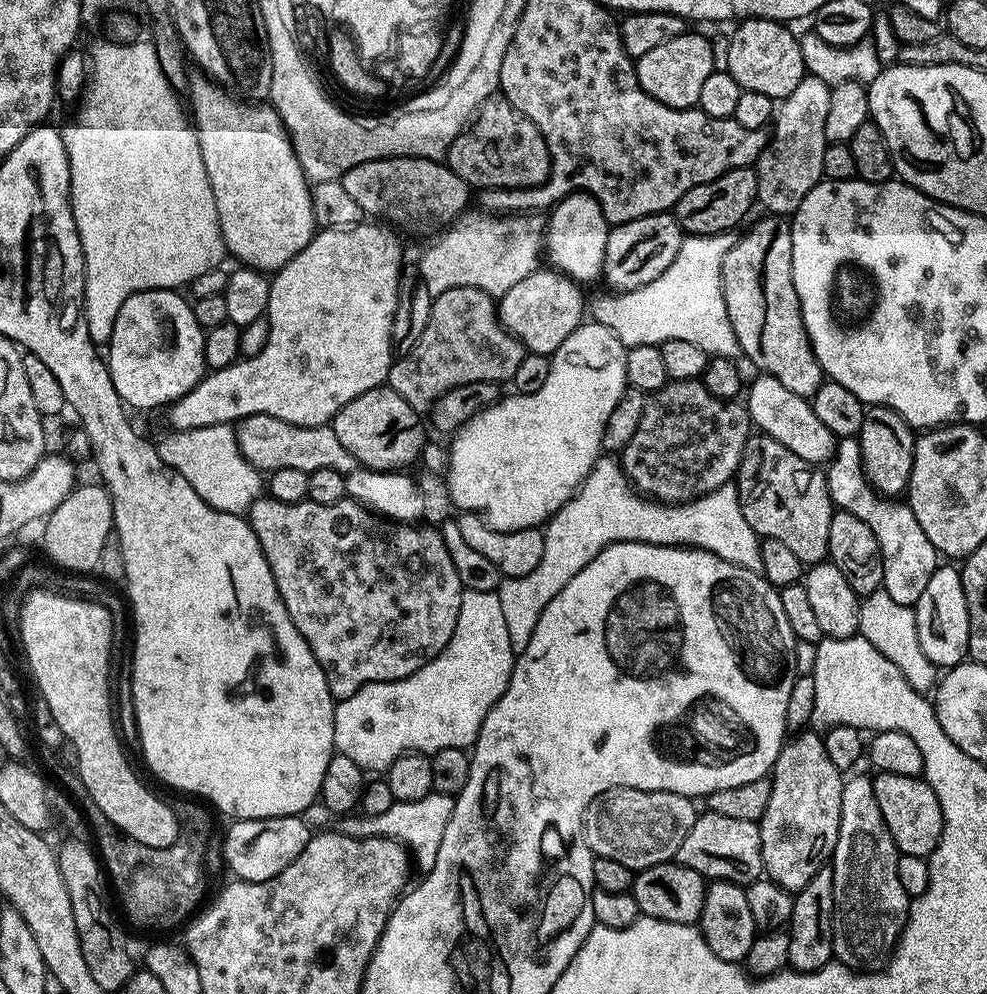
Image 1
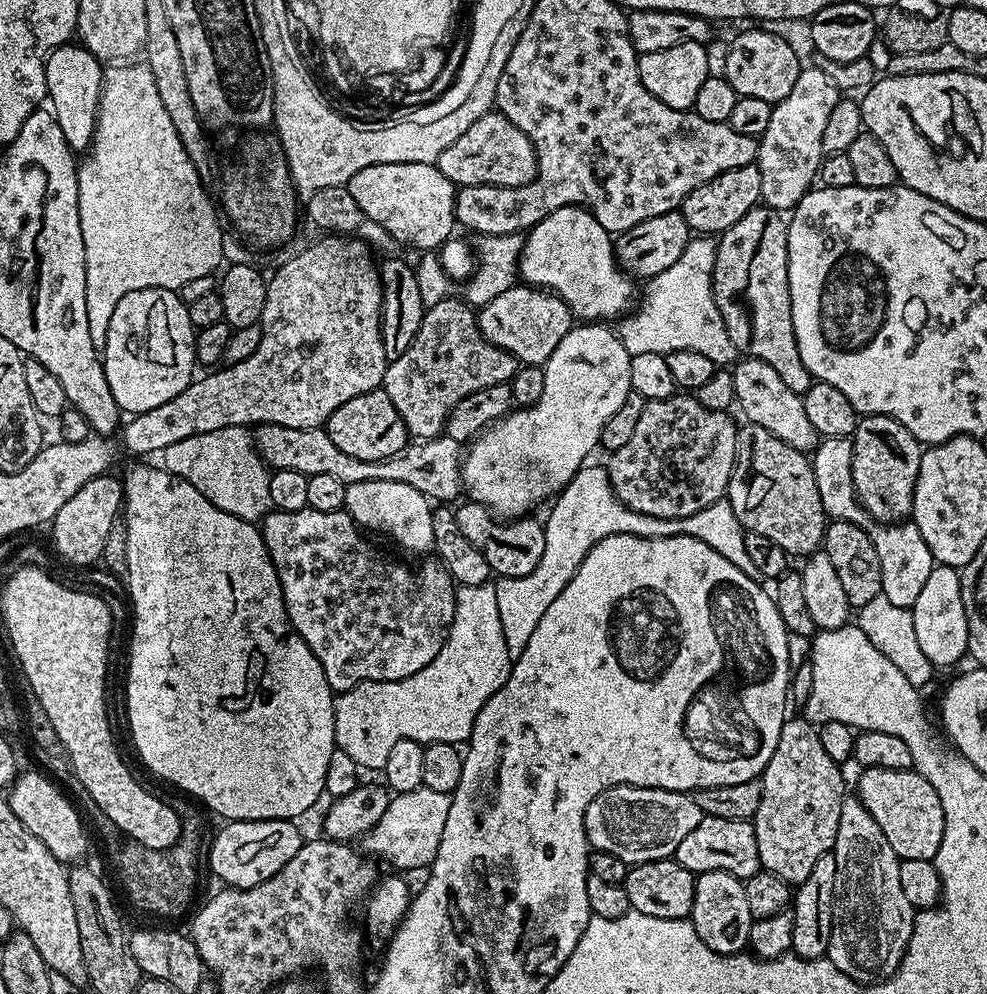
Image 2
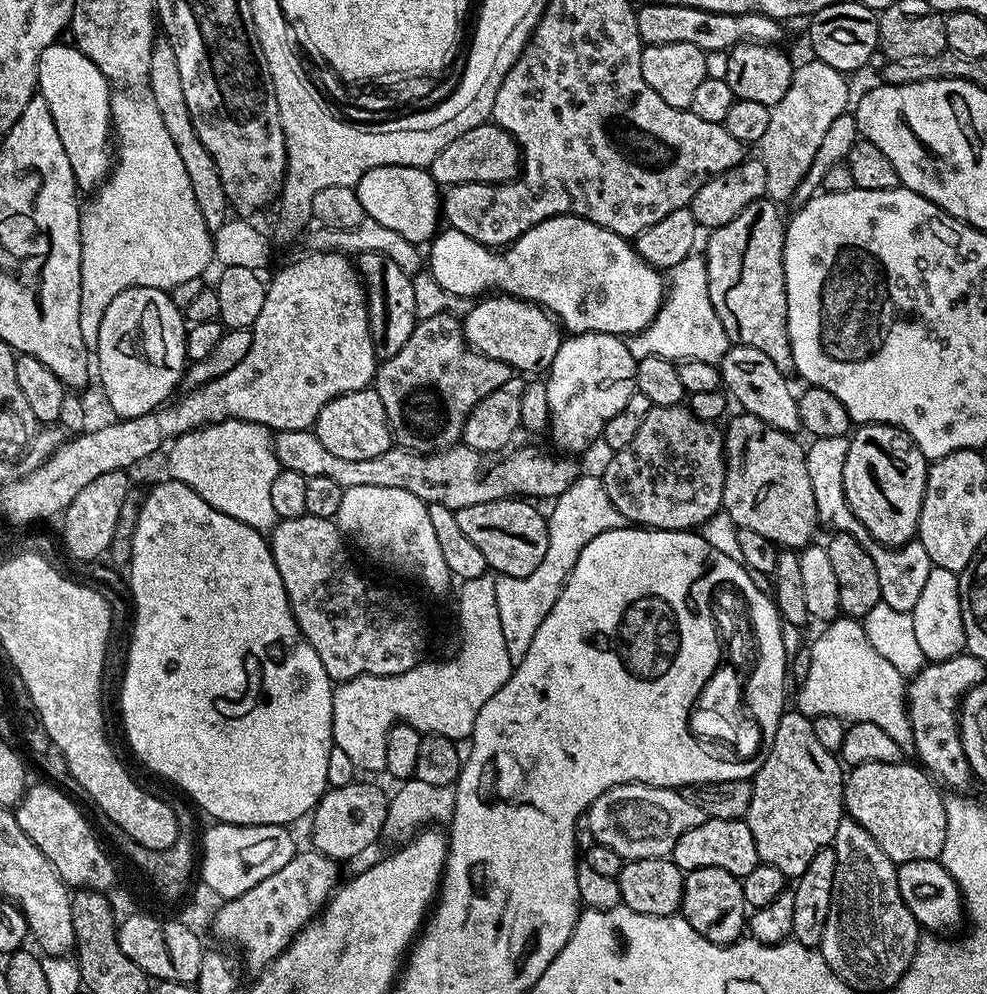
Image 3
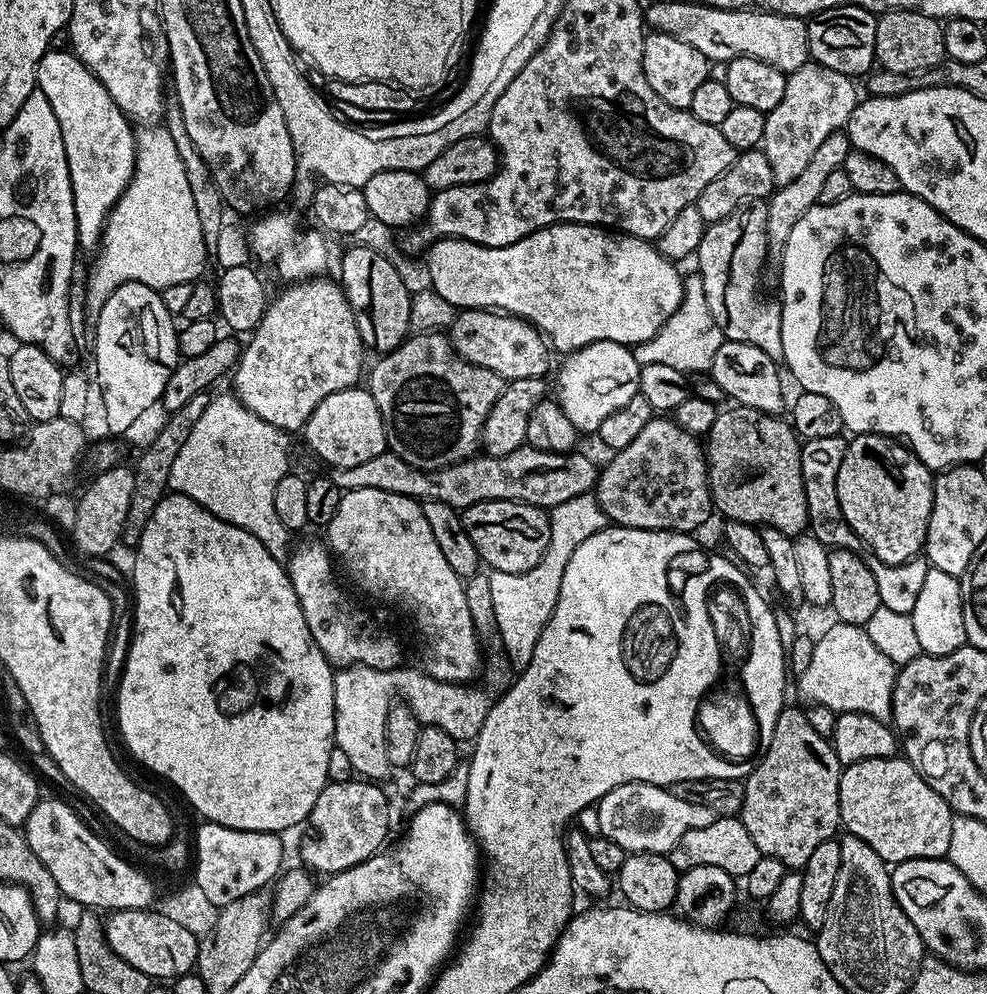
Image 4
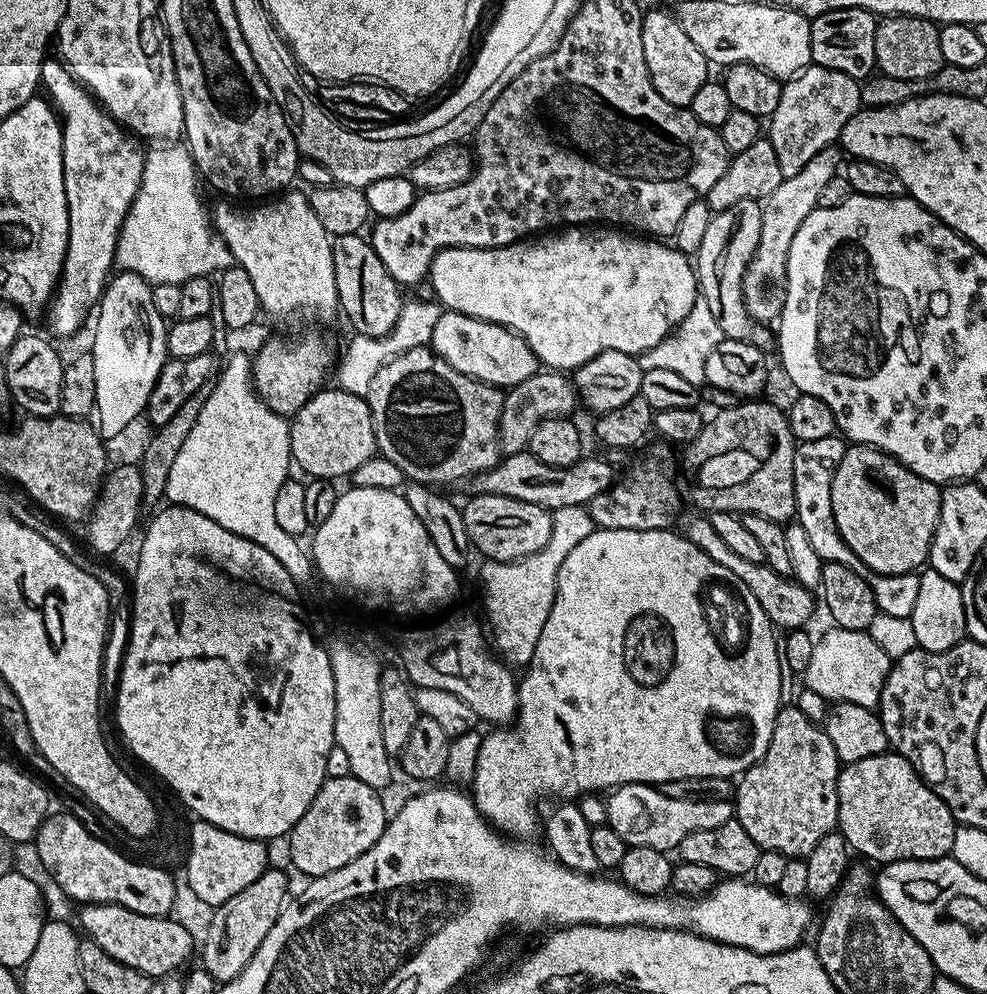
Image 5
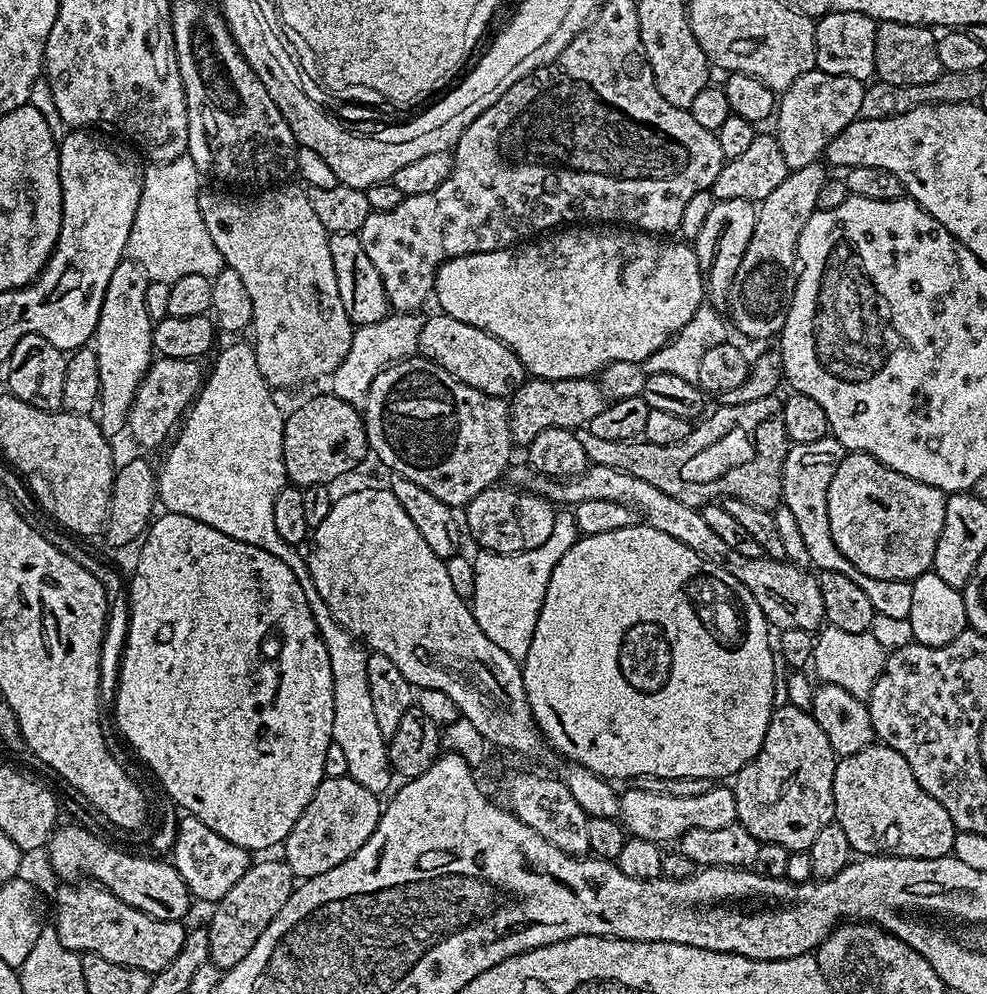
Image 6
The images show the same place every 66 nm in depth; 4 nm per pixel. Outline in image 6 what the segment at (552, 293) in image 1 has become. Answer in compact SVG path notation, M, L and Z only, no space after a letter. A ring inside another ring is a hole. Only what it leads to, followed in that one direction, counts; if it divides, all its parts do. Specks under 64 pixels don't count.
M443 314L435 315L429 315L422 328L419 351L424 357L438 362L442 370L450 370L450 374L466 382L466 386L474 386L474 390L482 390L491 396L508 398L520 389L526 379L524 364L510 346L486 330L478 330L478 326L470 326L470 322L458 322L458 318Z

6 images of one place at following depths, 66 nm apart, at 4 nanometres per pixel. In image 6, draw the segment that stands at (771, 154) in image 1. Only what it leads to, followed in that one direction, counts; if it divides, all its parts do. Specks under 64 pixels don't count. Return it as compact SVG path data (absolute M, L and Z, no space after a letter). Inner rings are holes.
M813 70L779 93L774 135L782 154L786 154L789 170L817 163L827 153L830 142L859 117L865 87L865 81L858 78Z

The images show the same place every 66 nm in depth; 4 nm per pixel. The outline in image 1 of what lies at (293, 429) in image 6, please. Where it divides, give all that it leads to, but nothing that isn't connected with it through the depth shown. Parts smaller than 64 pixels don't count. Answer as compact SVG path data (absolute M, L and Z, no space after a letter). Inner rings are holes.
M381 386L358 394L354 402L346 402L342 410L330 422L338 442L350 450L357 465L371 468L374 471L390 472L407 469L407 464L419 461L424 451L426 437L420 425L421 413L416 412L394 389Z

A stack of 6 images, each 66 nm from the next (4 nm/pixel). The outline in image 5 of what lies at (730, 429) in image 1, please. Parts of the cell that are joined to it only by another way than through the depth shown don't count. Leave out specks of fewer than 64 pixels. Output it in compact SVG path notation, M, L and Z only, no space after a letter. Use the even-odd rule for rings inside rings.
M656 442L656 445L653 446L652 449L649 450L648 453L644 456L644 461L641 464L636 464L632 469L629 470L628 473L625 474L624 480L623 476L620 479L617 479L615 483L613 483L611 488L608 488L602 494L598 494L595 498L590 498L590 502L586 505L588 509L588 513L590 514L590 518L592 519L593 525L597 529L605 528L606 530L668 530L673 527L677 523L678 517L681 515L682 509L680 509L680 488L676 485L676 468L678 472L678 464L672 461L672 452L673 449L669 447L667 443L664 442Z

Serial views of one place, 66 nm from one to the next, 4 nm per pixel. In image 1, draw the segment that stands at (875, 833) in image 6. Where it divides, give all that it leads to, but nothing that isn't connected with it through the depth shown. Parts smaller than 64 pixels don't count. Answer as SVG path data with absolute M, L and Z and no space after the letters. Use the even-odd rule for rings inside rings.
M889 772L879 773L873 779L872 785L874 786L874 798L878 798L878 810L882 810L882 818L894 838L896 851L905 856L922 856L925 858L931 856L942 838L942 830L944 829L944 811L934 794L934 790L930 790L928 783L921 777L890 774Z

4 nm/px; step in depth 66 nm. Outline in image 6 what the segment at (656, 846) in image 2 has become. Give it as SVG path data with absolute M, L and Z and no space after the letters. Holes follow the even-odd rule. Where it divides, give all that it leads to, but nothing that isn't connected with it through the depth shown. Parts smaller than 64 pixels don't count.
M714 786L706 794L698 794L698 798L666 798L666 794L650 794L633 787L629 787L627 791L625 796L623 793L619 797L619 819L632 836L643 840L676 842L692 828L718 830L718 826L737 823L736 799L728 786Z

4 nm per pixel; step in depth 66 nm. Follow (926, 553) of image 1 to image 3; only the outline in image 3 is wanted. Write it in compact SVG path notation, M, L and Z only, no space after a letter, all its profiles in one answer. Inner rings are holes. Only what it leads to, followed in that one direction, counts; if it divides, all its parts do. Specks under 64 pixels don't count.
M848 436L838 438L815 438L807 445L804 457L806 470L810 474L810 487L814 490L814 506L818 506L818 521L824 524L833 533L845 532L850 534L864 549L870 558L874 558L874 566L878 569L878 586L880 598L886 606L894 606L894 610L912 612L918 606L918 597L922 595L922 586L926 586L926 578L930 578L933 564L930 554L926 554L926 546L920 544L919 539L913 538L901 548L885 548L879 544L858 522L856 515L850 510L846 502L846 490L842 482L842 470L846 470L846 450L848 449Z

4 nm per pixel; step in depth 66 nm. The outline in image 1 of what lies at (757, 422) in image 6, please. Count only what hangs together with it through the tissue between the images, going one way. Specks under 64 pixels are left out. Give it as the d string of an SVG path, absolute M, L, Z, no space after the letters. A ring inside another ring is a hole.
M752 434L749 435L744 447L734 483L740 495L742 515L746 518L746 522L750 522L757 536L765 540L778 538L778 542L782 542L790 551L798 554L798 558L805 566L820 564L828 559L830 518L834 505L828 489L828 477L817 465L798 458L797 454L770 436Z

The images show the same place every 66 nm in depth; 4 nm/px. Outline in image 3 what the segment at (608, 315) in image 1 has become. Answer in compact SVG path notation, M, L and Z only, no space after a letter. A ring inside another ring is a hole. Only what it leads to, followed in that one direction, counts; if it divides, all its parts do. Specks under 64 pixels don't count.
M693 254L682 258L666 276L666 295L658 314L640 332L626 340L630 354L636 359L666 358L673 362L697 360L719 365L730 347L730 341L714 306L710 302L708 271L703 255Z

